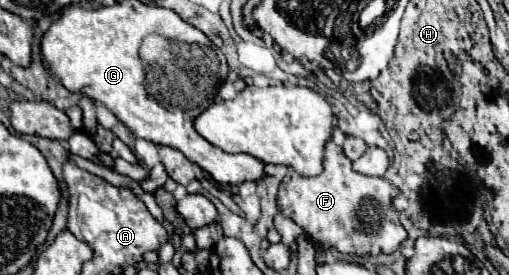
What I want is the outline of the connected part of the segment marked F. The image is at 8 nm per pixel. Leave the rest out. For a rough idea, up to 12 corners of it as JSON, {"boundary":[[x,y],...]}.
{"boundary":[[325,145],[323,171],[277,195],[305,235],[349,255],[407,239],[385,177]]}

